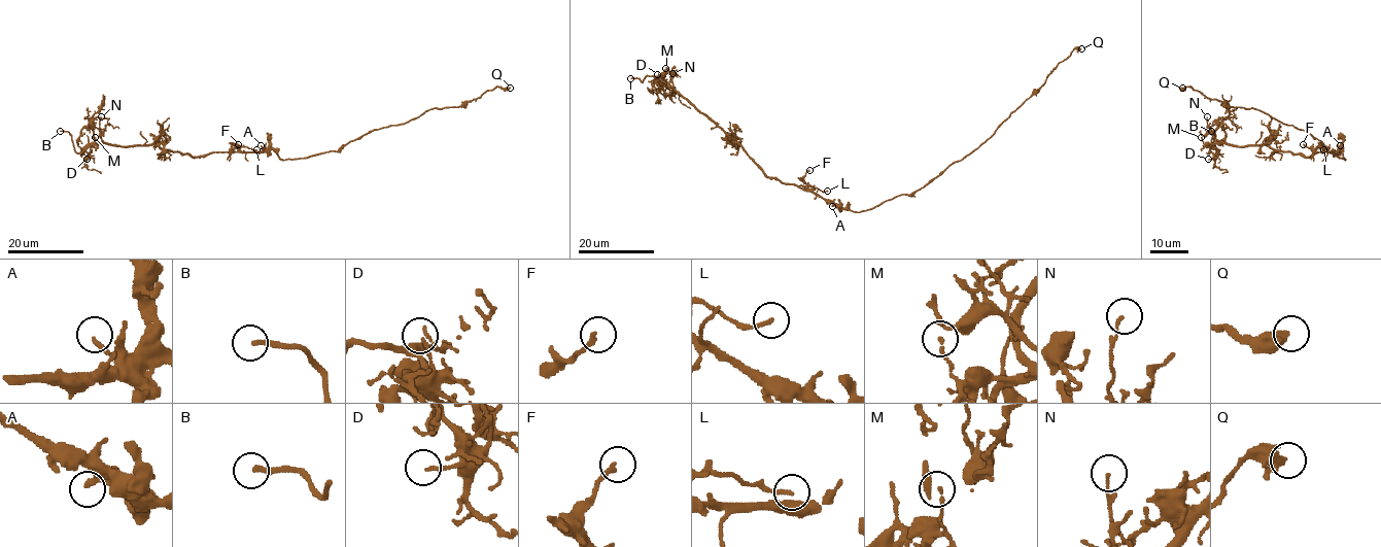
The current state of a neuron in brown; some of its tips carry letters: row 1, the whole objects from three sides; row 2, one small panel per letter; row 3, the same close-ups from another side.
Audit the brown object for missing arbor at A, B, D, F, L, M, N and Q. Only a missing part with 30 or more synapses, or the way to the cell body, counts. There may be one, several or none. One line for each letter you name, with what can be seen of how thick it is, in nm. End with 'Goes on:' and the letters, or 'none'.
B: 240 nm thick
Goes on: B

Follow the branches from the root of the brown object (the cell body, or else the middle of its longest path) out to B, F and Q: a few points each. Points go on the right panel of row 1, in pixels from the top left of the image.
B: (1345, 160), (1342, 149), (1301, 157), (1275, 150), (1266, 145), (1213, 143), (1209, 154), (1215, 136), (1211, 131)
F: (1345, 160), (1342, 149), (1325, 151), (1321, 146), (1310, 148), (1303, 144)
Q: (1345, 160), (1328, 151), (1309, 133), (1266, 112), (1253, 108), (1226, 106), (1189, 87), (1182, 88)

